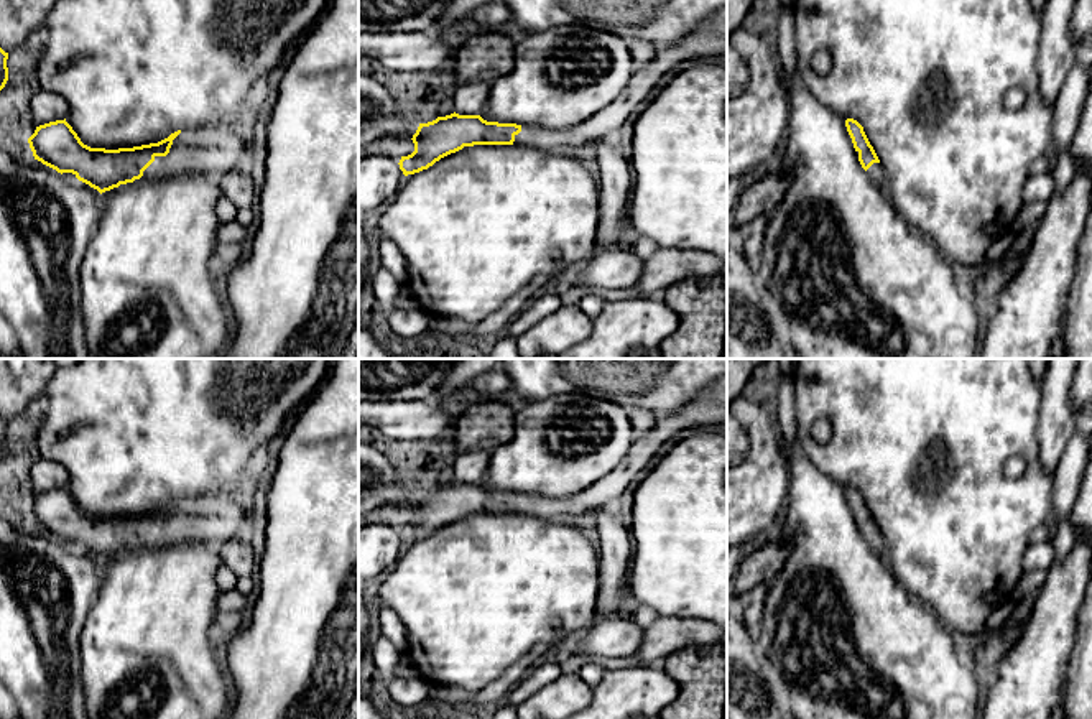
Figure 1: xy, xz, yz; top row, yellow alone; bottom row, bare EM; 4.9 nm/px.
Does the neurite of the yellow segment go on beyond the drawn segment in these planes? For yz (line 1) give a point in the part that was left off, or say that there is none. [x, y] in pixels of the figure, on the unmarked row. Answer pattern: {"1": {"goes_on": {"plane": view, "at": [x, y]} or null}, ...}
{"1": {"goes_on": {"plane": "yz", "at": [875, 540]}}}

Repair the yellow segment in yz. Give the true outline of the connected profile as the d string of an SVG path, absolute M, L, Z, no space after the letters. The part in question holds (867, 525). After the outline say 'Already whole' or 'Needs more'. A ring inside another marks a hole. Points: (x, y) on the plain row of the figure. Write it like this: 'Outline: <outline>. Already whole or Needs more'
Outline: M847 487L845 495L852 507L862 536L867 540L875 554L885 556L883 535L880 533L880 528L867 507L863 495L854 487Z. Needs more

